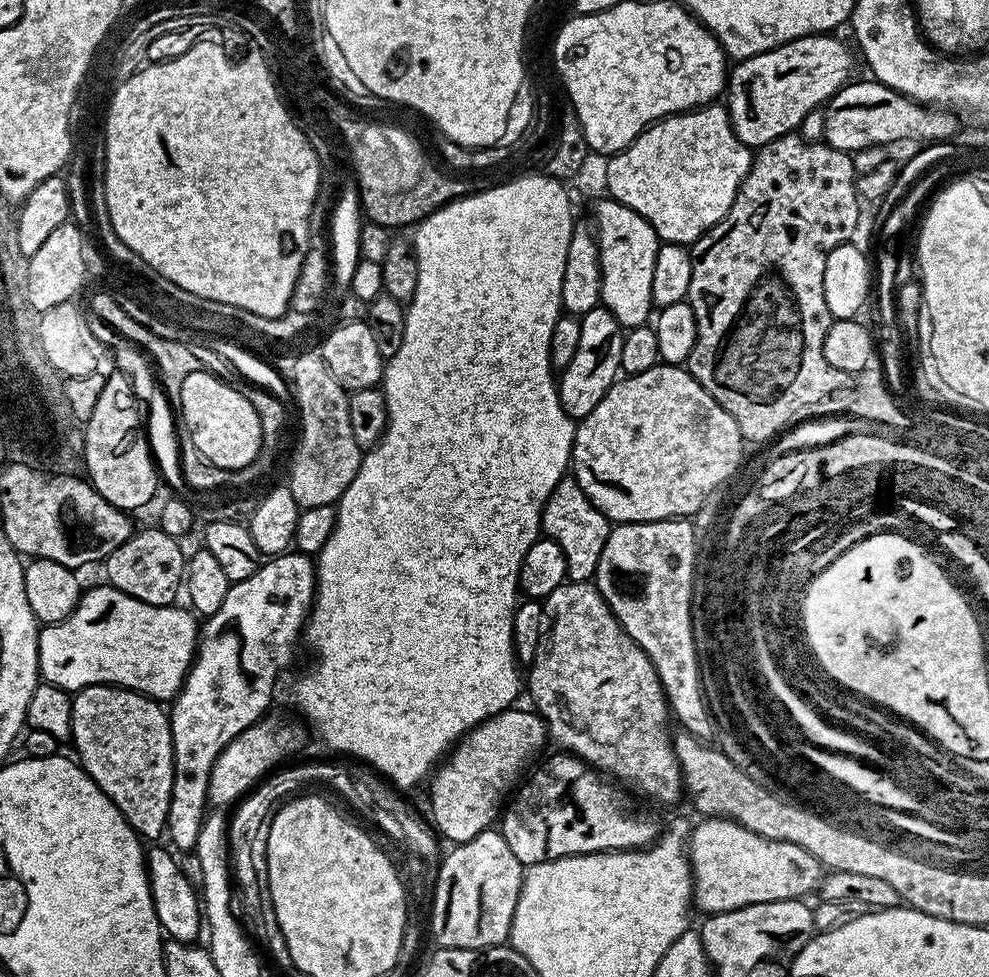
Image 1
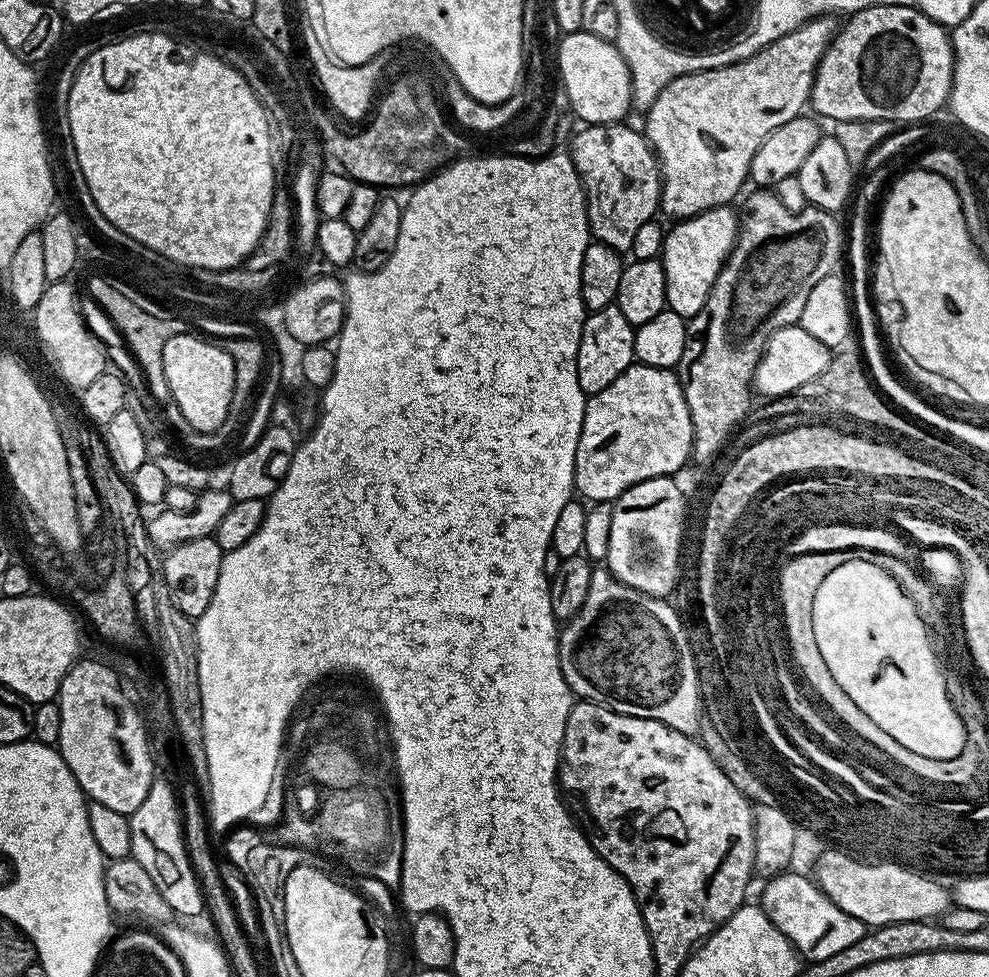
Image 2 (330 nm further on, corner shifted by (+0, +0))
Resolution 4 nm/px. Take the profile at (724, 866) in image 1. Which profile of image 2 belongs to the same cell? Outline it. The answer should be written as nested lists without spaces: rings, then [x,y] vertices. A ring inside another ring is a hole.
[[[825,850],[822,853],[814,867],[814,879],[820,885],[820,889],[828,895],[830,902],[834,902],[834,906],[846,910],[846,914],[858,918],[866,926],[875,929],[881,928],[885,924],[904,923],[911,920],[931,921],[933,918],[943,917],[944,913],[948,911],[950,892],[947,887],[943,888],[939,884],[941,882],[939,879],[896,864],[855,861],[854,858],[848,856],[846,851],[833,851]]]

